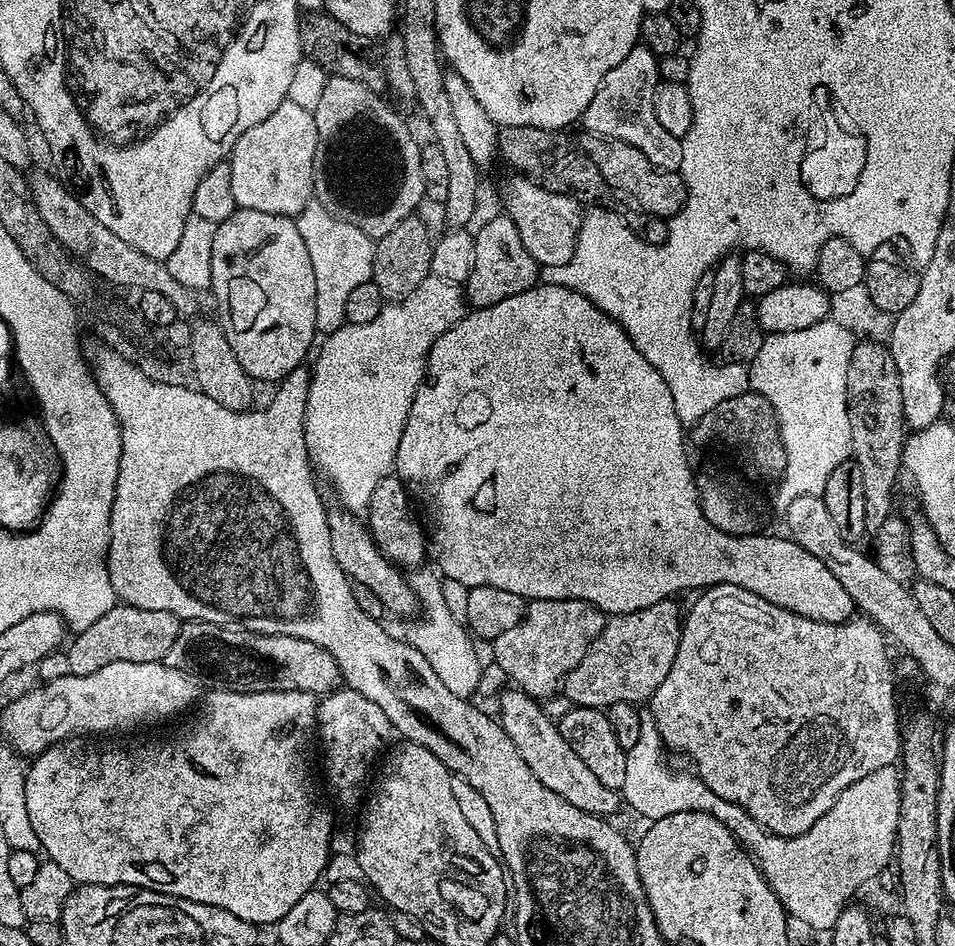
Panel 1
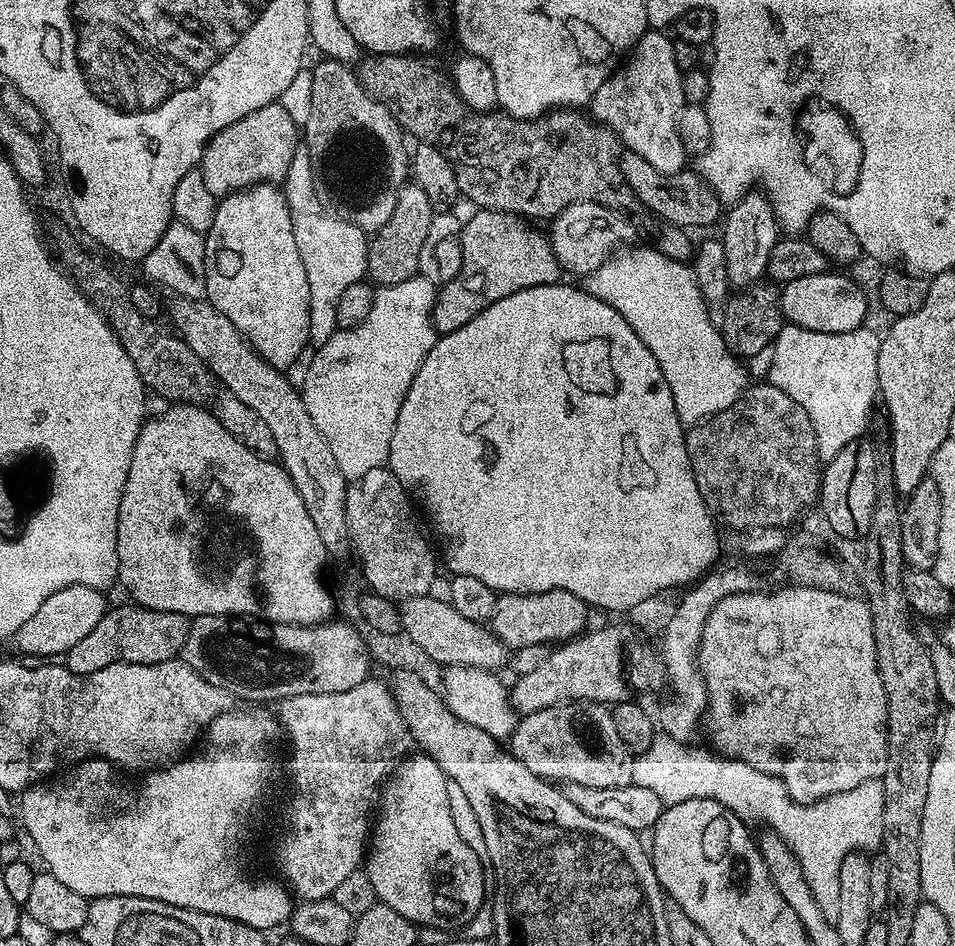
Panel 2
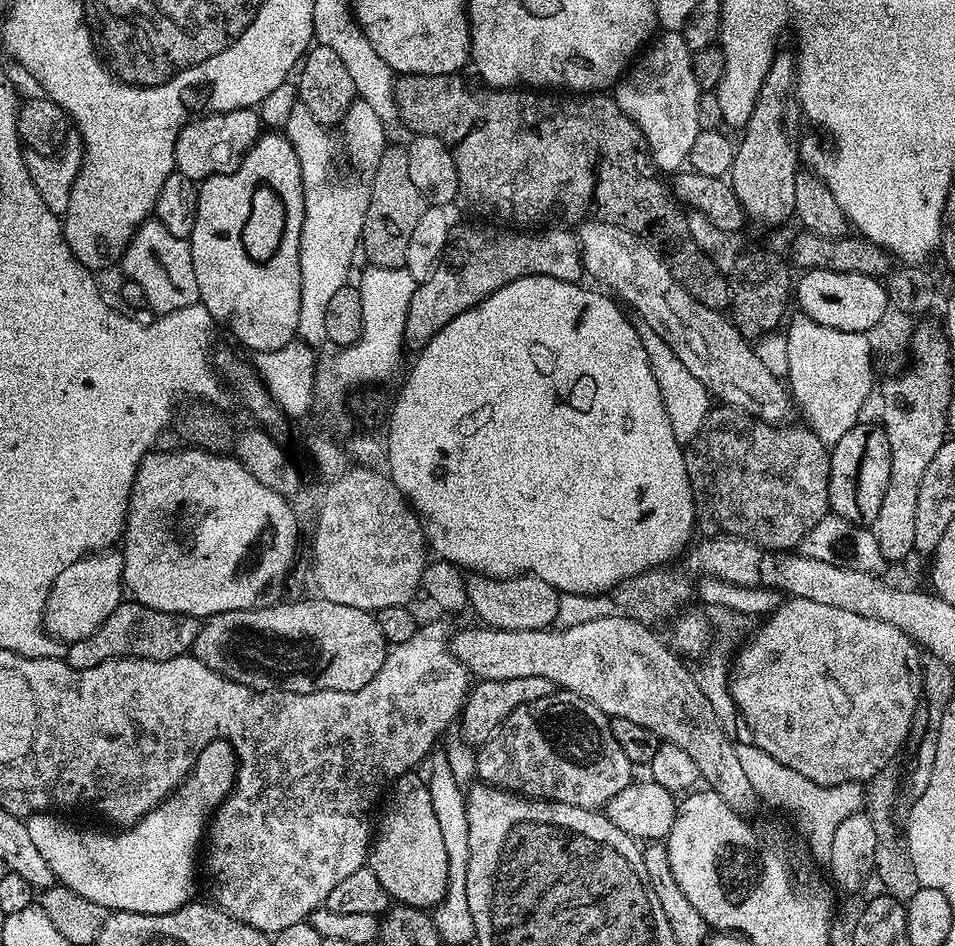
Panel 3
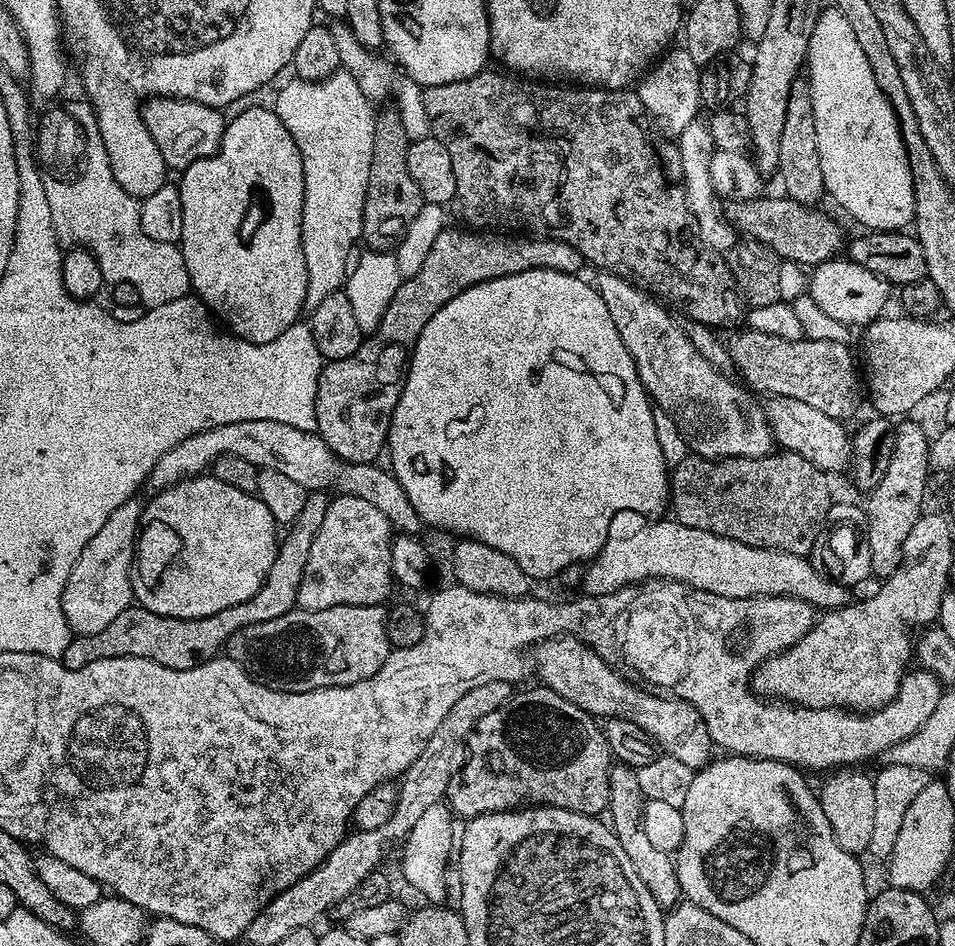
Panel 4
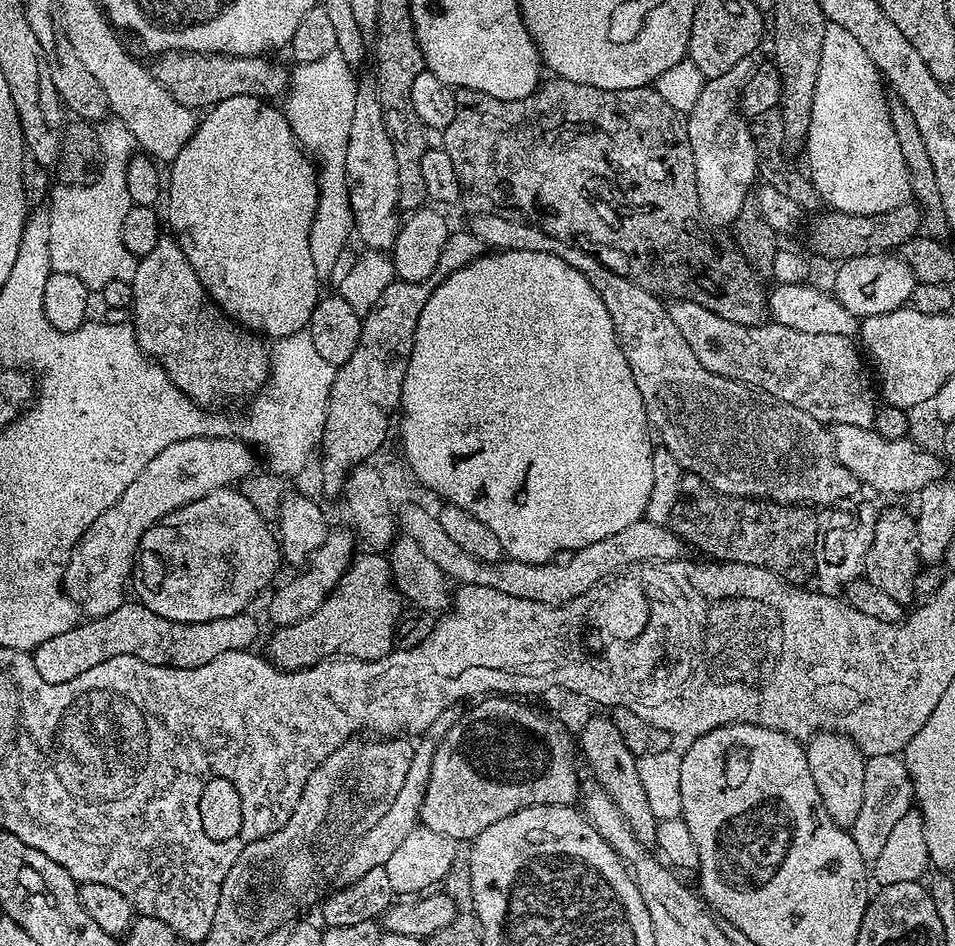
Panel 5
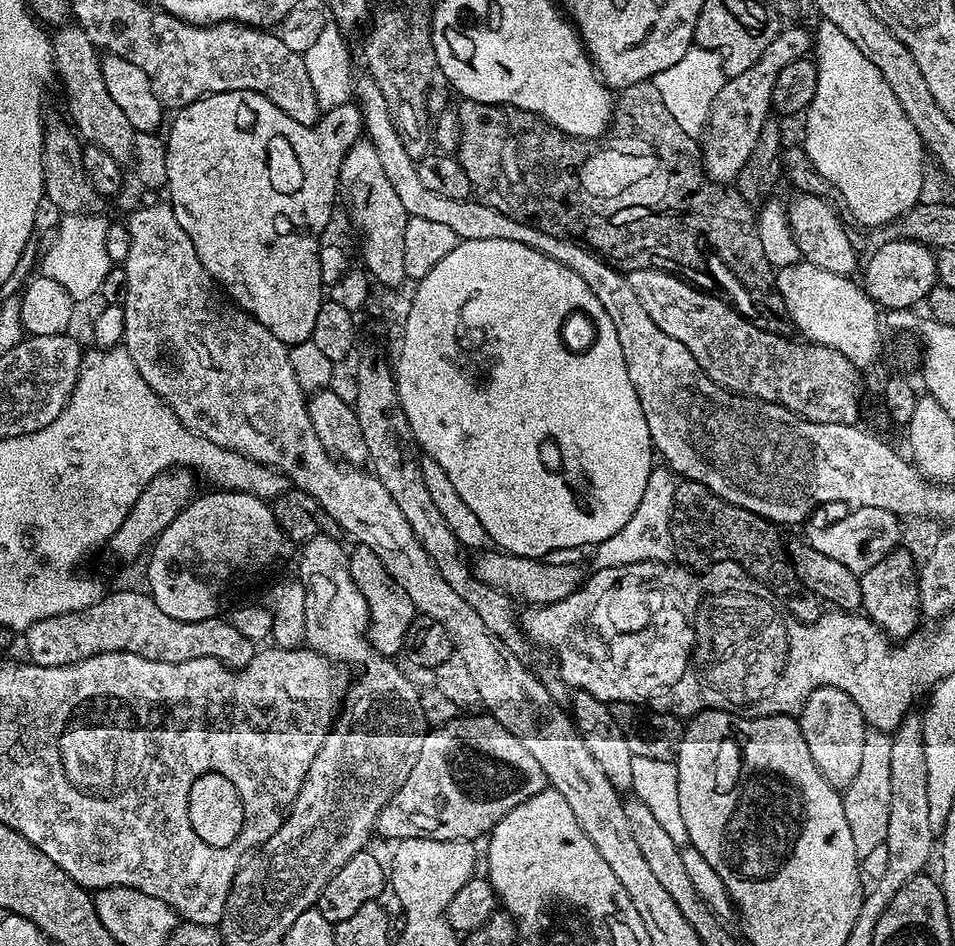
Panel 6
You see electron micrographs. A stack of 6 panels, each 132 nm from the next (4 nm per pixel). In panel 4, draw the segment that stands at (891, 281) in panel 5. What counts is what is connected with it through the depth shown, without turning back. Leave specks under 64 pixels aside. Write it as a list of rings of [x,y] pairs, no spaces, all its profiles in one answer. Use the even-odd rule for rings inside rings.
[[[833,258],[825,264],[815,265],[807,286],[807,293],[819,309],[847,326],[871,324],[885,311],[883,308],[888,304],[888,292],[890,286],[881,276],[870,274],[870,270],[862,270],[862,266],[847,258]]]

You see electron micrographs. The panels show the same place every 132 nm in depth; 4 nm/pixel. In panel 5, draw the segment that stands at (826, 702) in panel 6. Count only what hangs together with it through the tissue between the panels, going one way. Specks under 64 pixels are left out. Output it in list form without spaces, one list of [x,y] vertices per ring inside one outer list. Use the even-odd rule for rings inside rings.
[[[817,732],[807,741],[806,751],[810,775],[814,777],[814,786],[818,786],[818,794],[822,794],[822,806],[826,806],[826,814],[830,814],[838,826],[851,829],[862,805],[864,753],[849,736],[843,736],[841,732]]]

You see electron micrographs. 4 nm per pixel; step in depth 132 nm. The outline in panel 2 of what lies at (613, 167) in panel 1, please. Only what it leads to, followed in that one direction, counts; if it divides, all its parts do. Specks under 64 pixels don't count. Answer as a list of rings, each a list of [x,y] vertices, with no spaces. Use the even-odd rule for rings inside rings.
[[[625,151],[620,158],[620,173],[628,184],[628,189],[635,194],[637,201],[644,204],[650,211],[661,216],[665,224],[673,224],[683,230],[690,228],[708,228],[712,223],[719,221],[722,216],[722,201],[716,197],[716,192],[695,171],[685,170],[675,172],[673,176],[662,174],[654,170],[646,158],[638,154]]]

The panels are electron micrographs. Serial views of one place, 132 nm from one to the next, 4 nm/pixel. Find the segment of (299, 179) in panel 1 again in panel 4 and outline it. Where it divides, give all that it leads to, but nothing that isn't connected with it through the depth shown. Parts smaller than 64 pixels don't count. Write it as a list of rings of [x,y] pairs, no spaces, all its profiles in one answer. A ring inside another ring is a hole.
[[[158,96],[143,105],[142,115],[158,154],[162,154],[169,169],[183,170],[202,158],[214,155],[220,148],[226,116],[219,108],[211,108],[193,100],[176,100],[172,96]]]

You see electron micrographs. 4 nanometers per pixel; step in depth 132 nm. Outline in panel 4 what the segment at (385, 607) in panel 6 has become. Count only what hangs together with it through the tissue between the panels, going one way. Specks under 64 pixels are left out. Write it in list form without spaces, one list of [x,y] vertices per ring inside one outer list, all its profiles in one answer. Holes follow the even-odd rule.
[[[383,603],[330,606],[326,610],[296,608],[282,614],[282,618],[270,618],[270,622],[254,622],[252,626],[238,630],[238,634],[228,639],[226,656],[243,666],[261,684],[269,684],[281,692],[309,692],[330,686],[348,686],[378,674],[378,670],[386,662],[390,651],[386,638],[387,617]]]

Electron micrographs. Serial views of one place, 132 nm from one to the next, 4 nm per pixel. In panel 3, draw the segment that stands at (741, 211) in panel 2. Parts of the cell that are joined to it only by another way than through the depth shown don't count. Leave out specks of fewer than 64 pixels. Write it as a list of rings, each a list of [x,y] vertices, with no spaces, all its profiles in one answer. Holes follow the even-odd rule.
[[[779,51],[756,96],[754,110],[743,130],[743,138],[733,153],[728,181],[745,215],[764,224],[780,224],[795,215],[795,183],[800,168],[784,118],[788,98],[795,85],[796,63],[791,52]]]

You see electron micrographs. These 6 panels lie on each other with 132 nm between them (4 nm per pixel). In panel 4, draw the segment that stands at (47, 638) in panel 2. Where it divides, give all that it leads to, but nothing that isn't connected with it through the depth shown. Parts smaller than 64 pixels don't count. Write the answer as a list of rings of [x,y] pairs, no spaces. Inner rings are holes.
[[[133,498],[122,502],[106,522],[102,522],[102,530],[86,542],[82,554],[74,562],[68,575],[68,581],[62,594],[62,614],[66,614],[66,622],[72,633],[78,636],[98,634],[122,610],[133,607],[132,569],[134,567],[134,545],[140,531],[140,513],[142,504]]]

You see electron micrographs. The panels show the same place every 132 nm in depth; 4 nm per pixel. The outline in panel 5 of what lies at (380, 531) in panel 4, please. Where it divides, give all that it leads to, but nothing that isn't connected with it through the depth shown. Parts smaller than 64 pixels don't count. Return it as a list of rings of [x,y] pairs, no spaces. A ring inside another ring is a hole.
[[[329,531],[322,546],[318,546],[318,550],[314,550],[308,563],[297,571],[300,573],[293,580],[286,581],[273,594],[272,601],[268,604],[268,616],[273,620],[273,625],[302,622],[306,618],[310,618],[310,614],[314,614],[314,610],[318,610],[322,606],[322,602],[326,602],[326,598],[336,589],[336,583],[344,577],[345,570],[354,559],[354,551],[352,552],[354,536],[351,531],[348,532]]]

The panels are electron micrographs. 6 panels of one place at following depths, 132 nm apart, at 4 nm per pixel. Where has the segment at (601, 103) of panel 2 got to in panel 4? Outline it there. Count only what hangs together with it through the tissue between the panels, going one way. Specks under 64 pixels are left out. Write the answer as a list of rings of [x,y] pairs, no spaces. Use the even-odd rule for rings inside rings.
[[[676,46],[665,51],[644,75],[639,77],[635,85],[634,91],[642,108],[669,137],[679,137],[680,132],[686,130],[686,126],[697,119],[702,110],[700,69],[701,65],[696,64],[694,58],[690,58],[690,54],[683,46]]]

